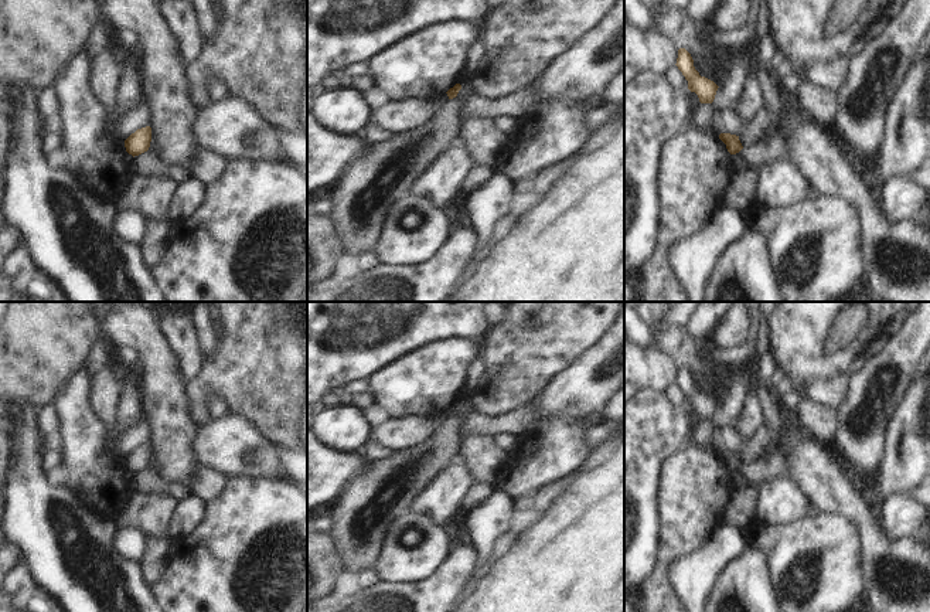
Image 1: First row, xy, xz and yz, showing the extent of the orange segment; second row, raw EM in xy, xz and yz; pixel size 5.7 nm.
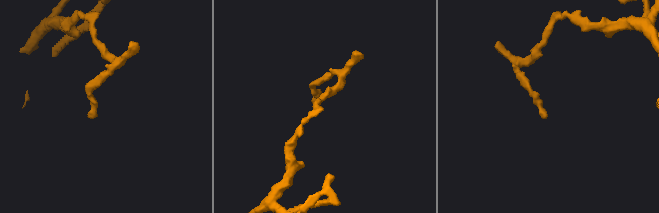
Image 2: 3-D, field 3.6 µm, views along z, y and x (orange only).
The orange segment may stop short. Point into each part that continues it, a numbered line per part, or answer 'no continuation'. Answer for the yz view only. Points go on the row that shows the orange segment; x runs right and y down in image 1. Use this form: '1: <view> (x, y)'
no continuation

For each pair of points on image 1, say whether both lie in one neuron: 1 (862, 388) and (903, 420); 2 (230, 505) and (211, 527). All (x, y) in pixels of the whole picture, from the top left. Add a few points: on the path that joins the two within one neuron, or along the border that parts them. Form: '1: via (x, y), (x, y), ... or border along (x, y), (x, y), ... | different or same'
1: border along (910, 384), (889, 424), (886, 446) | different
2: via (228, 510), (217, 522) | same

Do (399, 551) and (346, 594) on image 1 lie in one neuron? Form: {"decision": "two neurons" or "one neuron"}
{"decision": "two neurons"}

